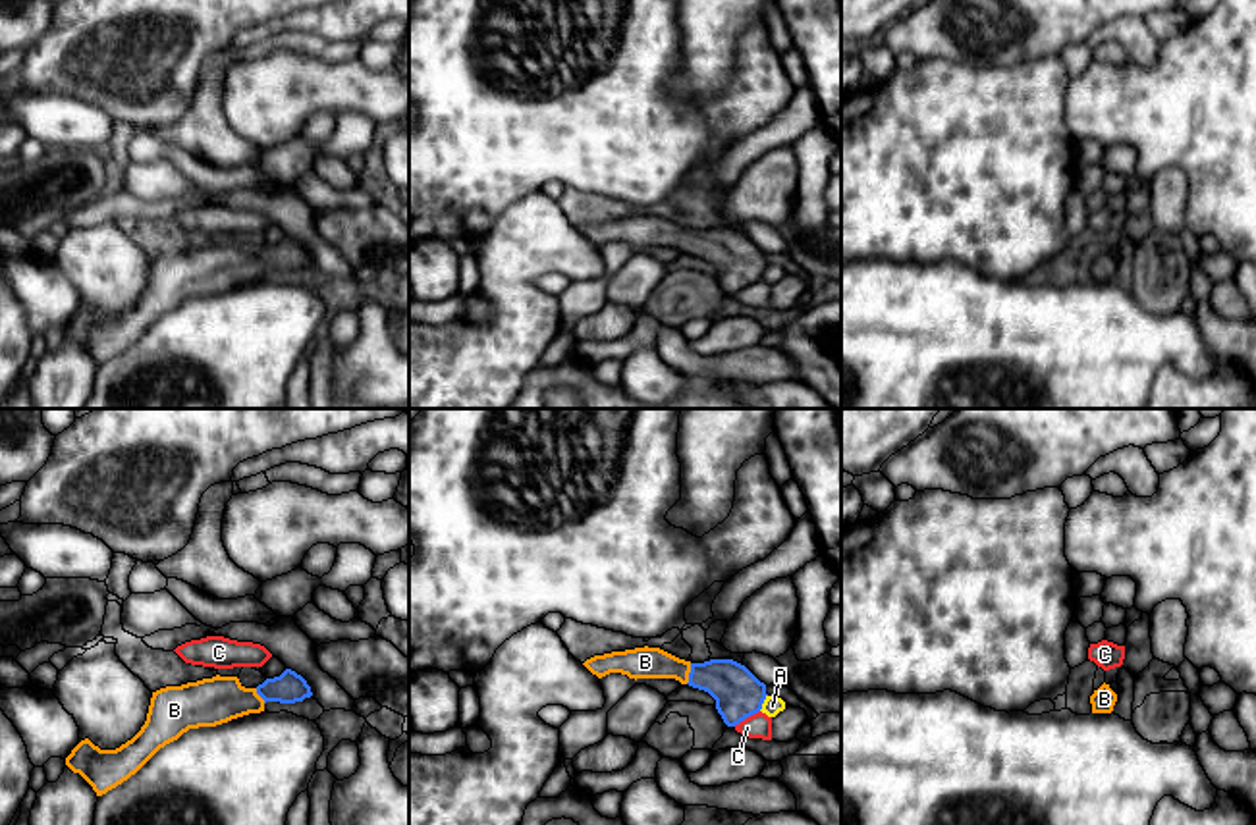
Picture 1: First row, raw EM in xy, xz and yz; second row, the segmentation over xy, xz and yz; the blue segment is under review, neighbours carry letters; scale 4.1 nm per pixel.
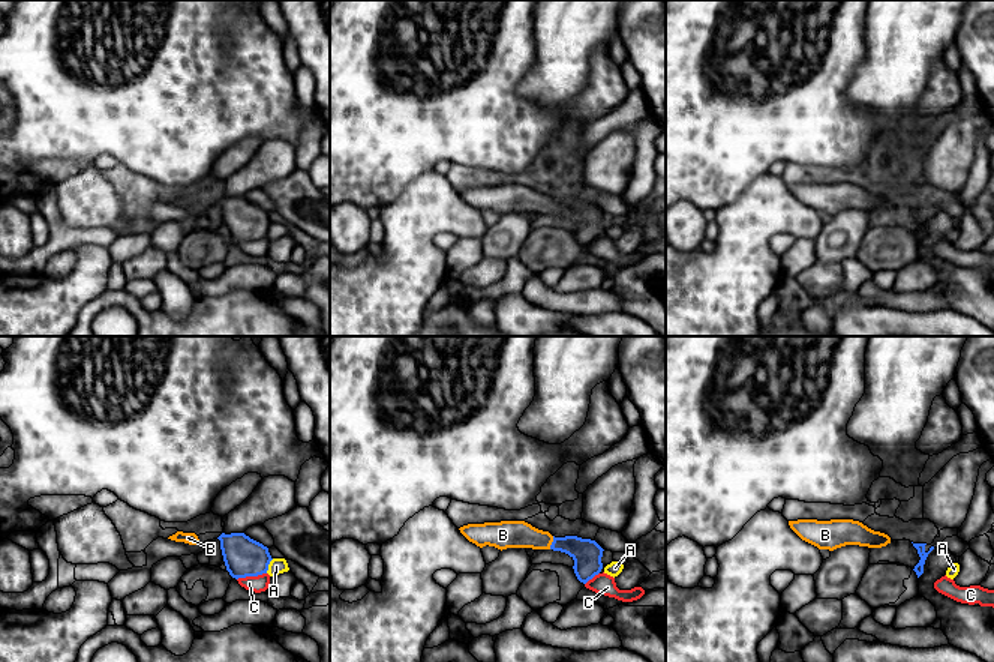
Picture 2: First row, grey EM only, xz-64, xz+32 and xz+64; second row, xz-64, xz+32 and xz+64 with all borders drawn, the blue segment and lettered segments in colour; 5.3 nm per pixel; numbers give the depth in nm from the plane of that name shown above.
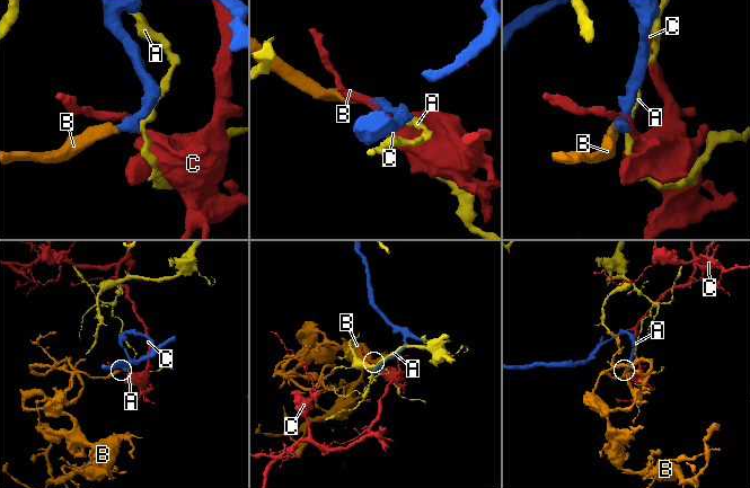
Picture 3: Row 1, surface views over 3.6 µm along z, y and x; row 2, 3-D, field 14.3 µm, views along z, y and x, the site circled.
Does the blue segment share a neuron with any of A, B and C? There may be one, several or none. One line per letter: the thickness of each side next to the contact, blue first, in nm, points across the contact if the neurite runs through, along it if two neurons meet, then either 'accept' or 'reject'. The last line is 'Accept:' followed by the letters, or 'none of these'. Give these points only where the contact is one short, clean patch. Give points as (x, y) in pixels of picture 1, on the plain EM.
A: 200/80 nm | reject
B: 200/130 nm | across xz (737, 261), (720, 245), (689, 241), (645, 230) | accept
C: 200/110 nm | along xz (759, 278), (734, 293) | reject
Accept: B

